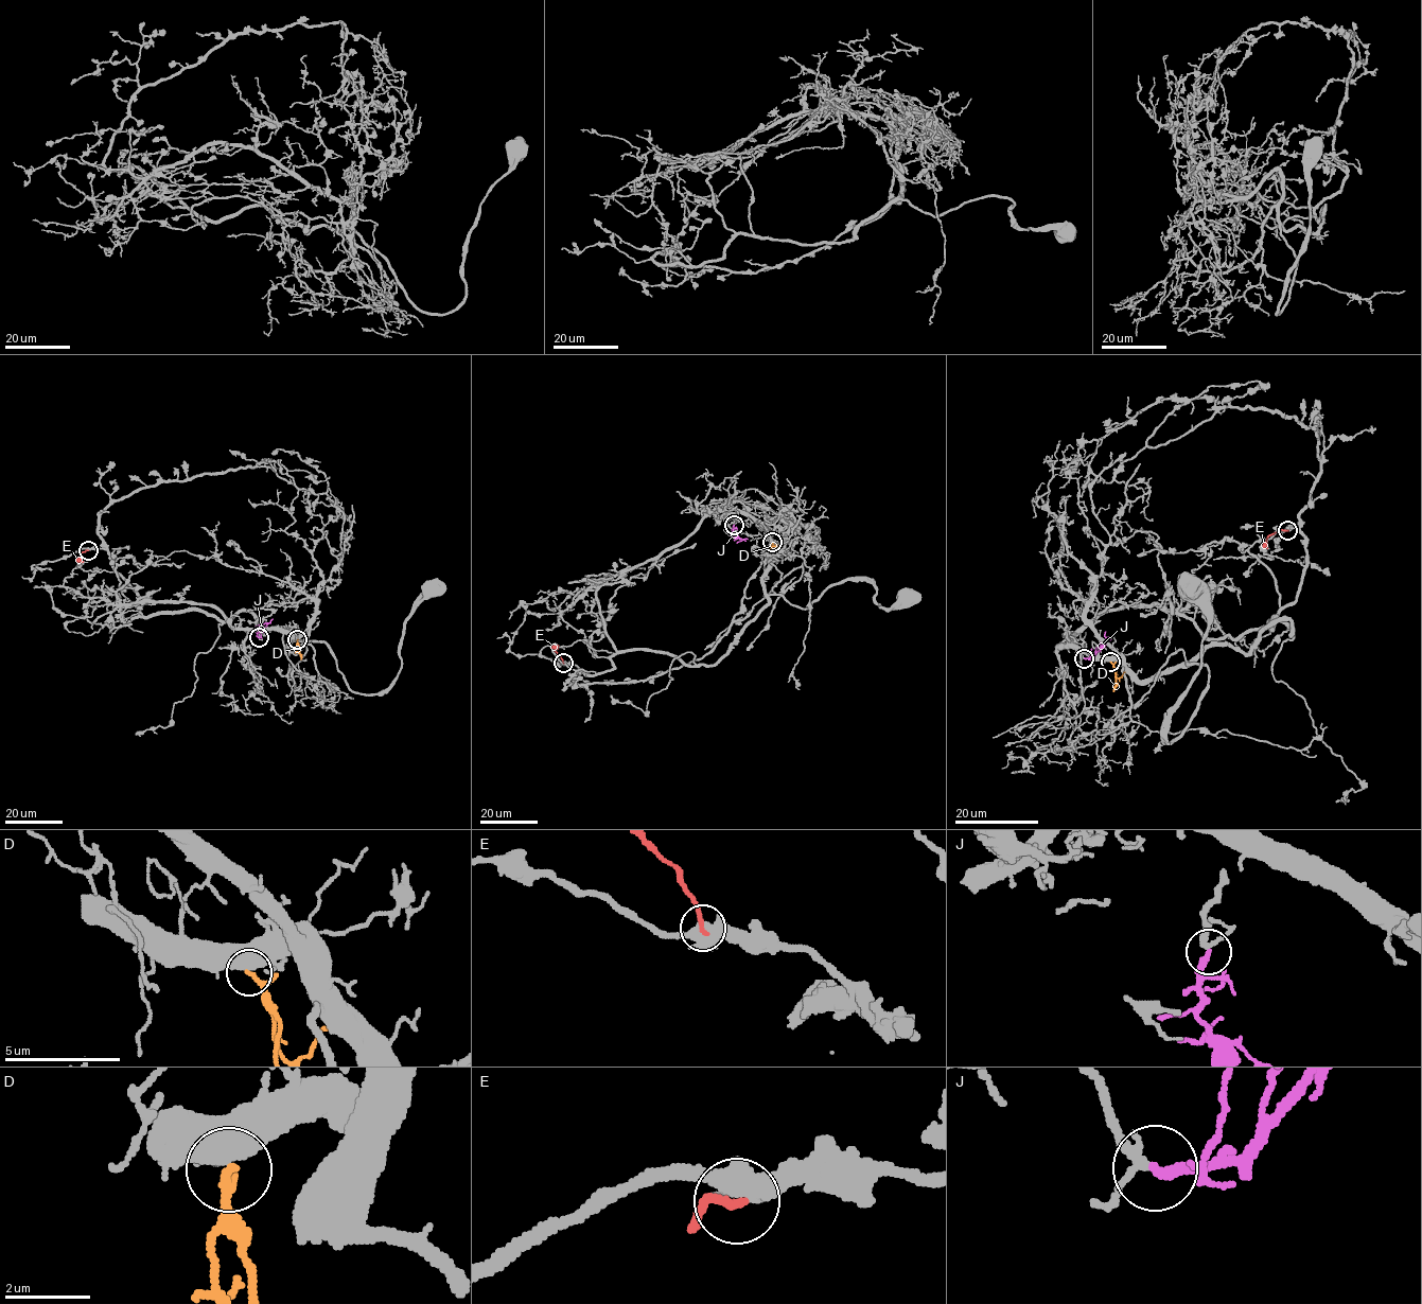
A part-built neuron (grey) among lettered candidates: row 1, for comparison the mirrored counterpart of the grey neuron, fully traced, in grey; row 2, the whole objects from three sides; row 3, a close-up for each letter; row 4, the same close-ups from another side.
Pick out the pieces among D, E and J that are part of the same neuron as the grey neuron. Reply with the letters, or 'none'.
J

